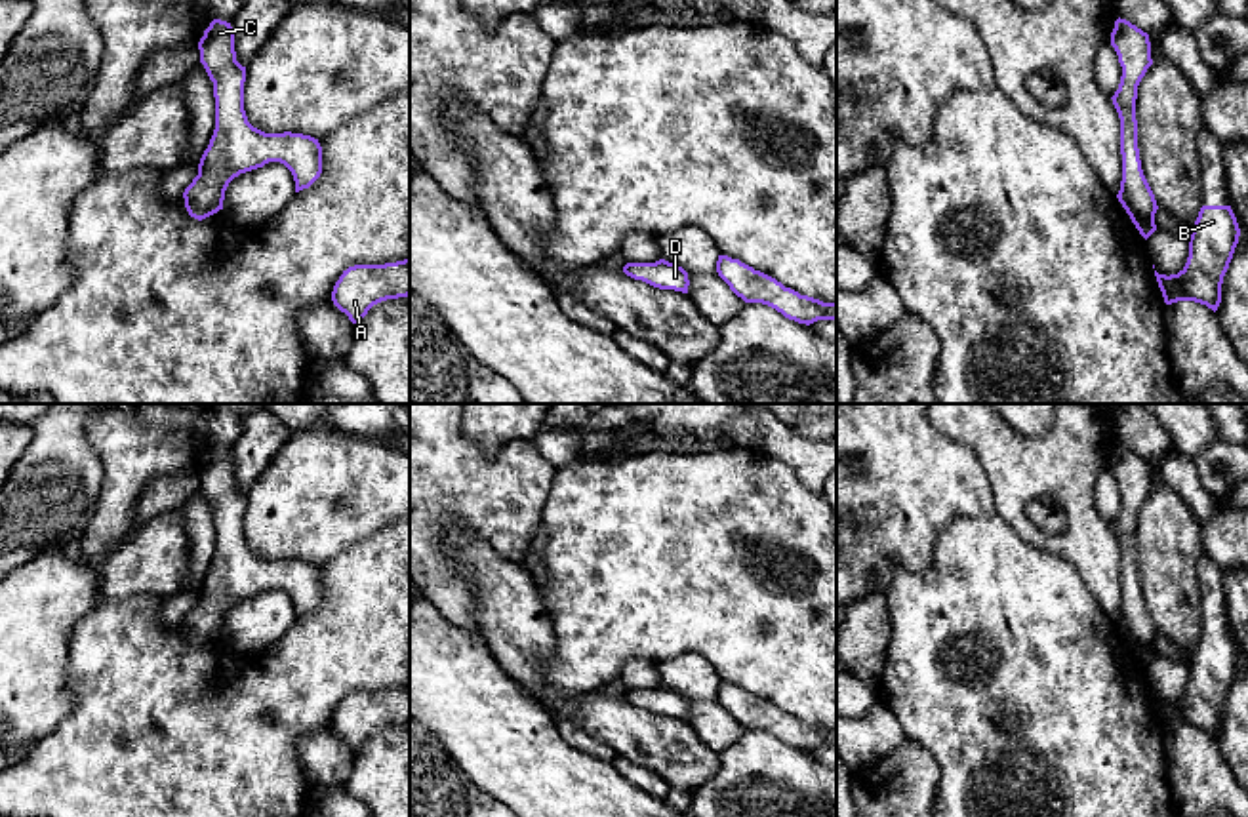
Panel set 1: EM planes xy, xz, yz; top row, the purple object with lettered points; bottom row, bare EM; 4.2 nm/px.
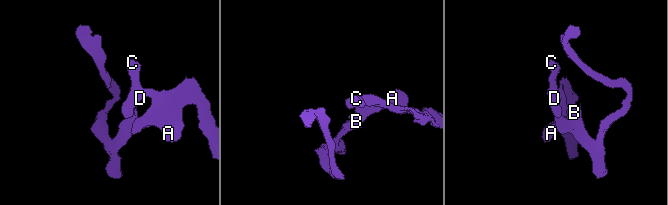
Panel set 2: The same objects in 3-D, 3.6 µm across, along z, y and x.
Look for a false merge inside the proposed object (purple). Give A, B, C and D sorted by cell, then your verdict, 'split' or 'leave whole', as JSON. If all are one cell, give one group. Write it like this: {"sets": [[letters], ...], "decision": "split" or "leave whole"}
{"sets": [["A", "B", "C", "D"]], "decision": "leave whole"}

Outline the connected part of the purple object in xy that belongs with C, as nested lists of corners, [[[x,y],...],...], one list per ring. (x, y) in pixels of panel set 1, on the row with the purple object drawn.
[[[213,19],[198,42],[200,63],[213,82],[215,130],[204,150],[198,175],[185,189],[185,208],[202,221],[223,209],[225,190],[240,173],[269,162],[284,164],[295,192],[309,189],[322,173],[322,147],[303,133],[265,133],[248,122],[244,110],[246,67],[236,61],[231,23]]]

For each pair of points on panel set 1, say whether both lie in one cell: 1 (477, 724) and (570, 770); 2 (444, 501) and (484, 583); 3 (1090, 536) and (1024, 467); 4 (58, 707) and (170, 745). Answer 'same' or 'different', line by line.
1: same
2: different
3: same
4: different

